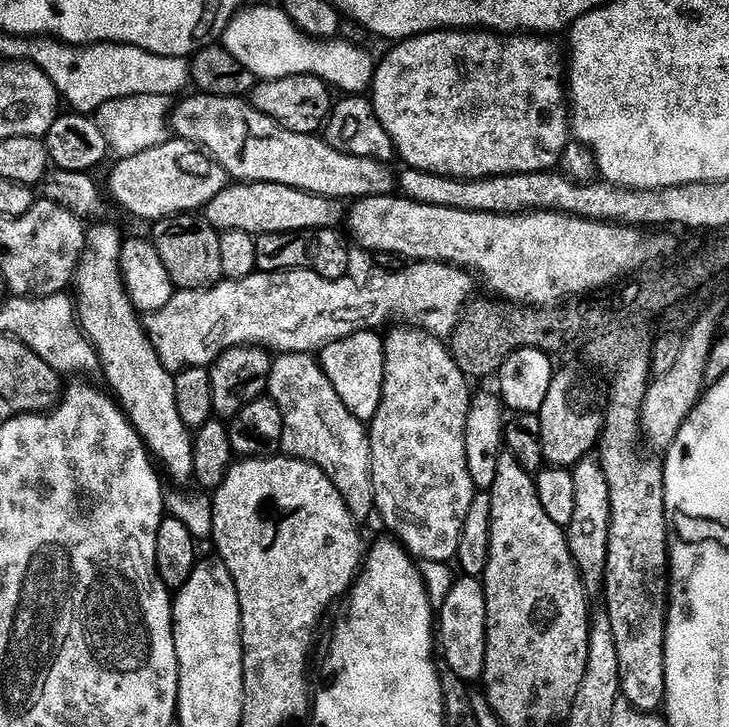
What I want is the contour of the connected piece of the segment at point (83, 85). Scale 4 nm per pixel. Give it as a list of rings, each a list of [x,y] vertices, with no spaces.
[[[90,44],[87,47],[88,66],[100,68],[56,68],[51,76],[63,103],[77,113],[92,114],[112,99],[132,95],[179,97],[185,91],[183,88],[189,87],[192,69],[183,56],[159,56],[129,44]]]

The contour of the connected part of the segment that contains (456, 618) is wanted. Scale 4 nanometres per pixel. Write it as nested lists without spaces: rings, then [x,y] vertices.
[[[464,576],[461,580],[458,580],[458,578],[452,580],[452,589],[447,594],[446,600],[442,602],[440,609],[438,609],[438,629],[444,634],[444,640],[446,642],[446,648],[442,651],[442,659],[458,674],[460,681],[479,681],[484,675],[484,667],[486,666],[488,615],[486,614],[484,585],[477,577],[476,580],[472,576]]]

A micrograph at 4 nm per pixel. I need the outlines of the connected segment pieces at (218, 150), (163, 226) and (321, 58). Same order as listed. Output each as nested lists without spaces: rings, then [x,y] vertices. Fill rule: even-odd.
[[[185,95],[172,109],[171,127],[176,127],[175,135],[179,139],[199,144],[224,167],[233,181],[274,182],[337,202],[387,196],[393,191],[394,172],[392,176],[392,168],[387,163],[344,153],[335,143],[320,140],[319,135],[288,130],[275,115],[267,116],[251,108],[249,101],[239,96],[195,95]]]
[[[196,214],[172,216],[168,220],[155,221],[151,228],[150,241],[177,289],[212,288],[225,279],[221,259],[221,233],[213,228],[207,219]]]
[[[245,7],[237,11],[232,21],[225,26],[222,33],[222,46],[257,81],[288,80],[293,78],[316,77],[323,80],[340,94],[364,94],[372,87],[372,79],[376,73],[377,61],[364,48],[355,48],[347,44],[344,38],[333,38],[323,42],[307,36],[297,28],[288,17],[283,7],[251,8]]]

